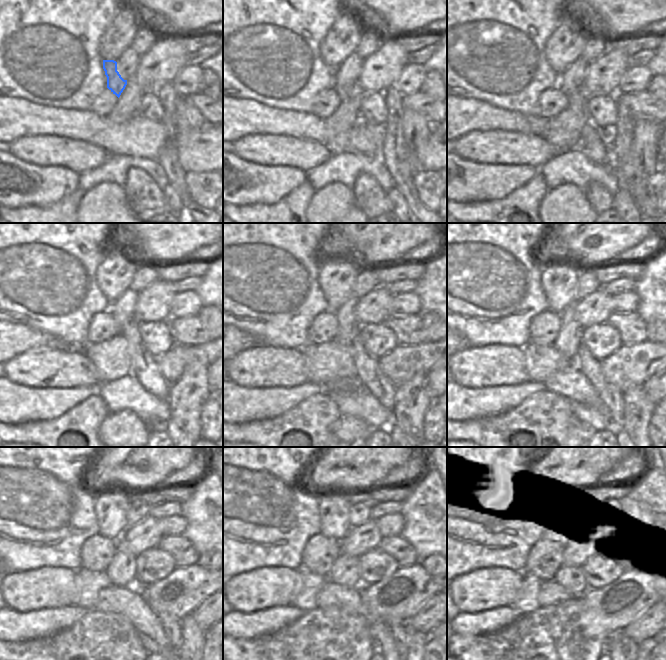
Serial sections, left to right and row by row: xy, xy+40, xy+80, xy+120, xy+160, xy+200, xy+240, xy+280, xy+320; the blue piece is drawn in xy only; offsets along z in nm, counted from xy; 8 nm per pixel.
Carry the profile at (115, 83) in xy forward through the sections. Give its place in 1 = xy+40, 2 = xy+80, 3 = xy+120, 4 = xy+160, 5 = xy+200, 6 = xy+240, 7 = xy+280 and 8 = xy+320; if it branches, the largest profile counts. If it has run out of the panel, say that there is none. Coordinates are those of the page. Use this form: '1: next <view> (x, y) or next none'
1: next xy+40 (343, 91)
2: next xy+80 (593, 143)
3: next xy+120 (144, 367)
4: next xy+160 (367, 369)
5: next xy+200 (610, 395)
6: next xy+240 (171, 626)
7: next xy+280 (398, 632)
8: next xy+320 (629, 648)

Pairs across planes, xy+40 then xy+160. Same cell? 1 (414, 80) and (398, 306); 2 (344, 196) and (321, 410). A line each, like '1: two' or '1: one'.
1: one
2: two

